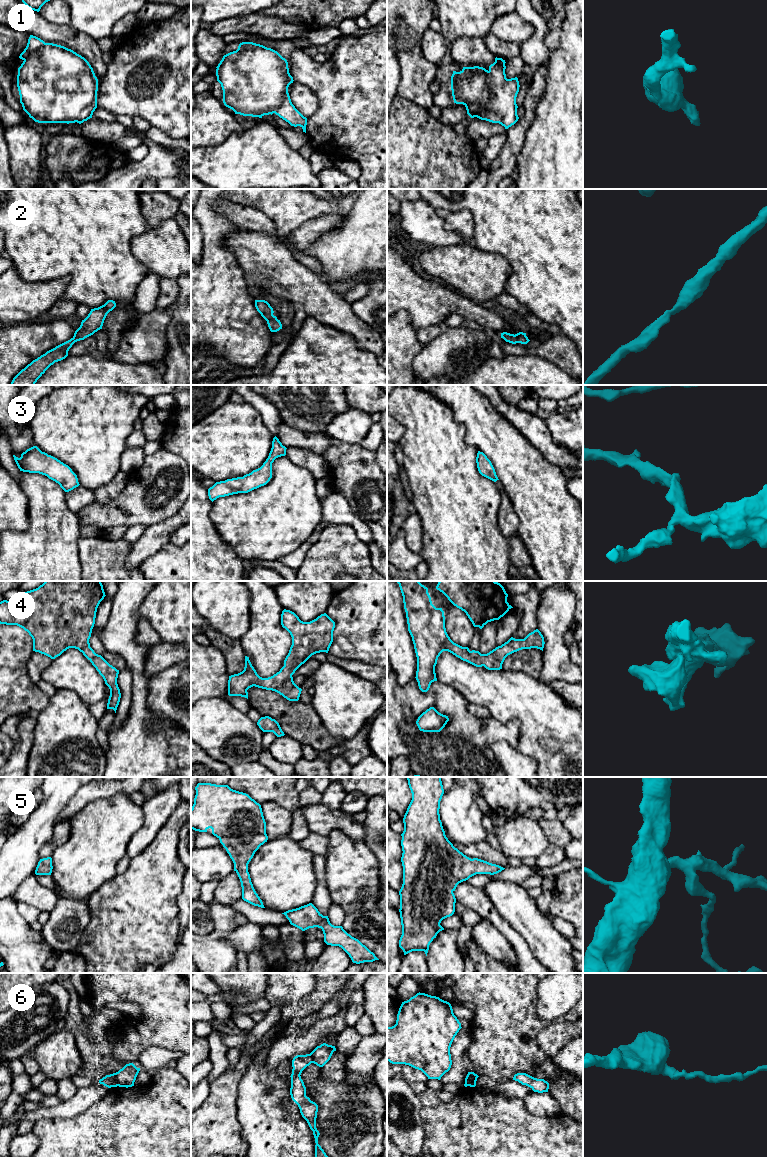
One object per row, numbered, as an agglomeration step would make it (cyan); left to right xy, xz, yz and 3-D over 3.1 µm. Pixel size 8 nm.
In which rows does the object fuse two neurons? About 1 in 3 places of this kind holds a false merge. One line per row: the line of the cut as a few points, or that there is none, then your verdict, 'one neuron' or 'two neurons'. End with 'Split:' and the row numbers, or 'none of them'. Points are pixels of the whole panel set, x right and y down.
1: cut none; one neuron
2: cut none; one neuron
3: cut none; one neuron
4: cut none; one neuron
5: cut none; one neuron
6: cut xy (113, 1073), (117, 1085); two neurons
Split: 6

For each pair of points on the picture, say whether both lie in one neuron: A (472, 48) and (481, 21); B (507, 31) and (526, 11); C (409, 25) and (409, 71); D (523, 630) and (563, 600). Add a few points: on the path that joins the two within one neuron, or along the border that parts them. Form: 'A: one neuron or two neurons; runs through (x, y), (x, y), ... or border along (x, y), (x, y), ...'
A: two neurons; border along (482, 37), (460, 37), (452, 43)
B: two neurons; border along (515, 11), (533, 26), (534, 32), (526, 40)
C: one neuron; runs through (409, 36), (409, 60)
D: two neurons; border along (539, 597), (536, 609), (536, 628)

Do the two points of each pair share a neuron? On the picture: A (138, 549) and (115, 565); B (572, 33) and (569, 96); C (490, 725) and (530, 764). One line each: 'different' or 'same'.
A: different
B: same
C: different

